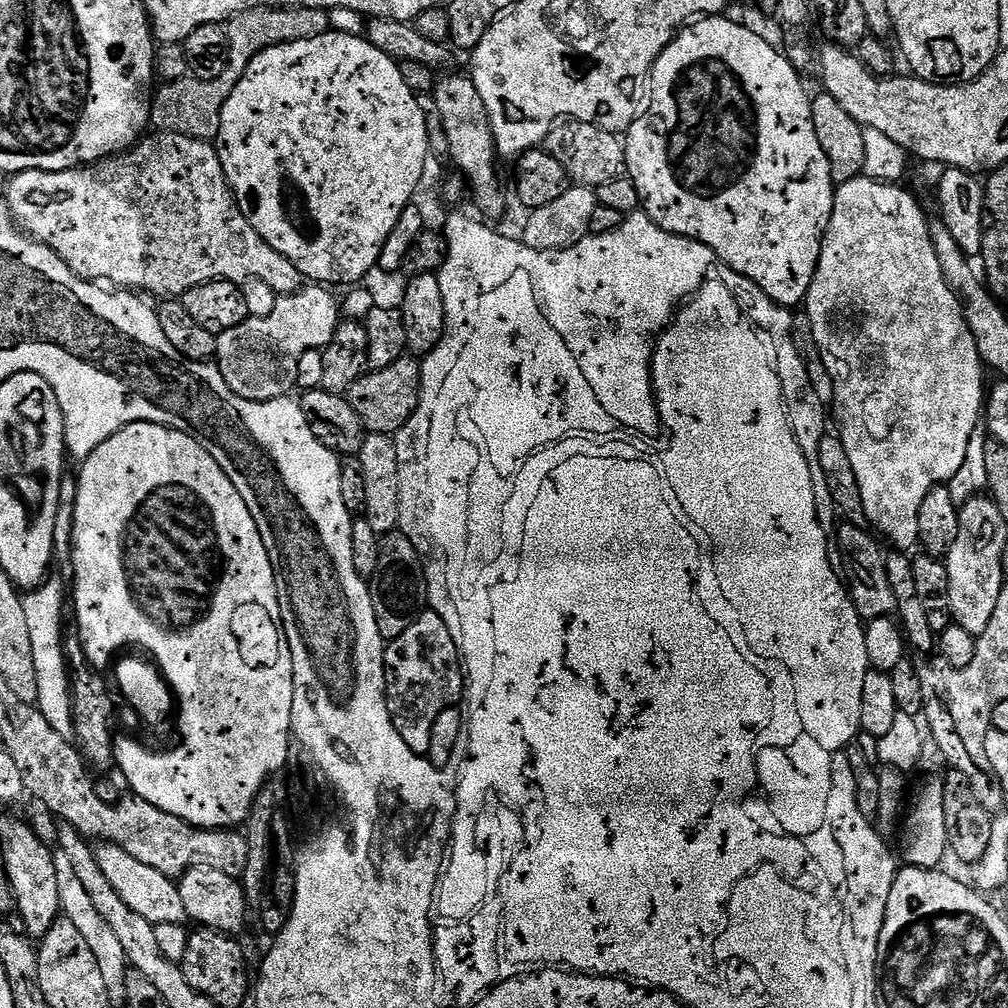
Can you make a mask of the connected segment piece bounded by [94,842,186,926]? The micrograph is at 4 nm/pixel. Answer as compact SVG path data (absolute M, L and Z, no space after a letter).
M100 842L95 845L94 851L102 874L106 874L106 882L110 882L114 890L118 890L118 898L122 898L122 902L126 902L126 906L130 906L134 914L142 914L142 918L146 918L146 922L153 926L185 923L182 894L173 877L164 876L158 870L154 870L154 866L145 866L138 862L138 858L130 858L130 854L126 854L126 850L122 850L116 844Z

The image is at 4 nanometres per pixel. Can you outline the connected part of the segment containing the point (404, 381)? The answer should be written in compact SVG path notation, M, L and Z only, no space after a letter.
M401 358L385 368L365 371L348 388L346 398L369 433L399 432L412 417L412 411L420 405L420 364L408 359L412 358Z

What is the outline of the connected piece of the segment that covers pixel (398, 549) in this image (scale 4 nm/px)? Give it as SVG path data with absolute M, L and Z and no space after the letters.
M385 532L379 537L378 562L368 580L368 589L372 591L378 630L382 638L385 642L398 638L398 634L406 630L408 621L416 615L426 600L424 563L420 561L418 550L414 550L410 538L406 538L403 532Z

